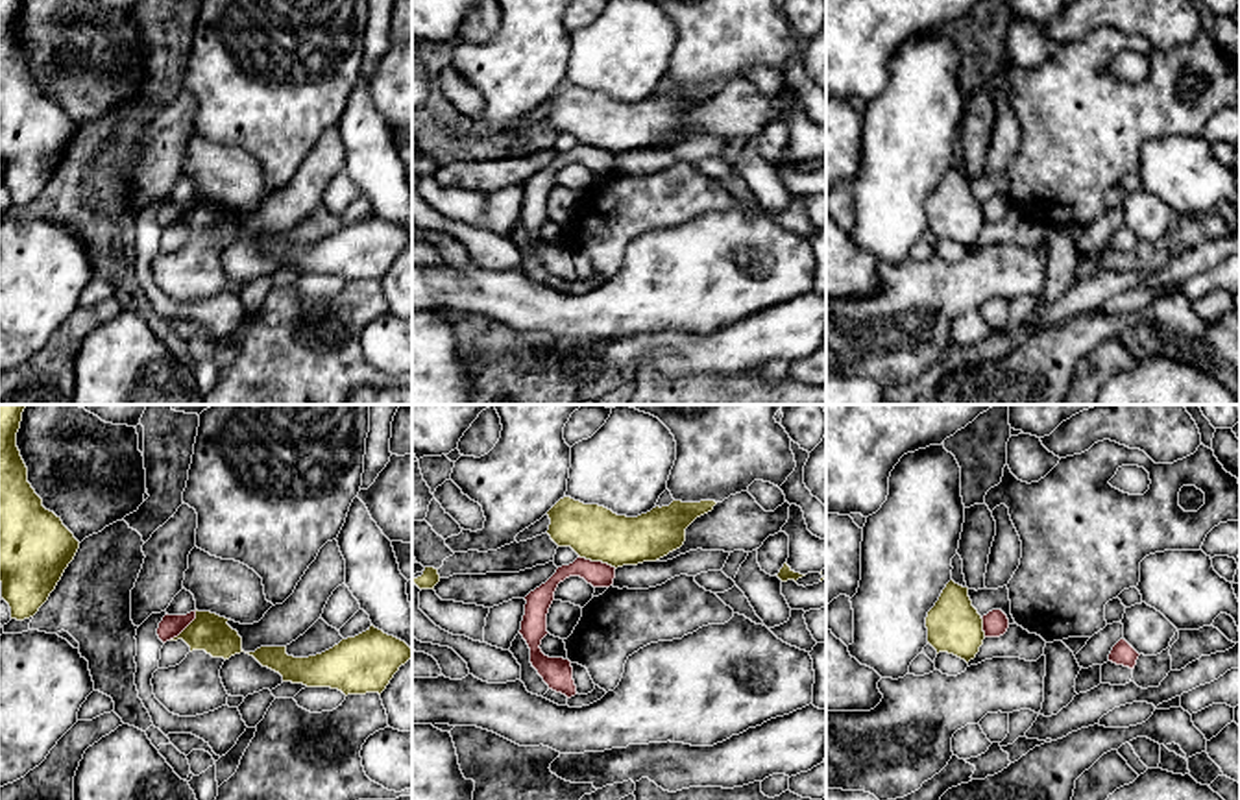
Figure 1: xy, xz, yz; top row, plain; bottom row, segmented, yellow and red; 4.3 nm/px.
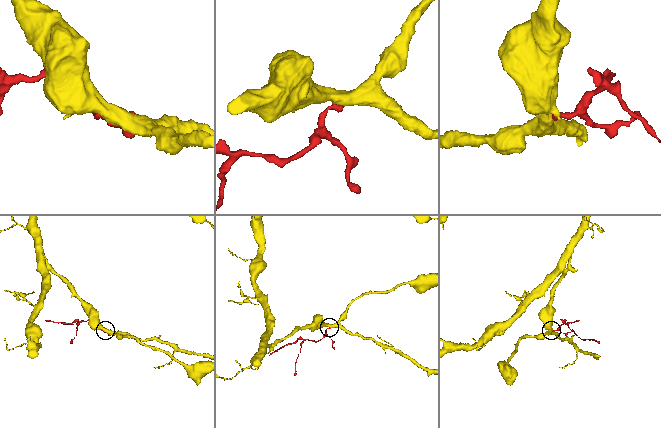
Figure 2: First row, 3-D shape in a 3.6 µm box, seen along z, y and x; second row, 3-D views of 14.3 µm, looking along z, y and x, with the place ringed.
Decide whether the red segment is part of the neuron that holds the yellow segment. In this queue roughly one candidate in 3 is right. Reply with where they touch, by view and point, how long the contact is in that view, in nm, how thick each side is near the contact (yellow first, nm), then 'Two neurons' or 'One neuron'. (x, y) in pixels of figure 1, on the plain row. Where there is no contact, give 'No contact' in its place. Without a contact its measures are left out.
Touches yellow at xz (597, 146). Shared border 180 nm. Thickness 240 nm (yellow) against 110 nm. Two neurons

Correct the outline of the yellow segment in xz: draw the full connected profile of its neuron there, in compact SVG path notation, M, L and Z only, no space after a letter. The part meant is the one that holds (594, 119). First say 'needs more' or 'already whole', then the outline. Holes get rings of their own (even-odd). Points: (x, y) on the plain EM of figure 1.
already whole | M564 83L547 98L551 105L547 120L558 133L571 133L580 144L617 155L656 148L680 135L686 115L715 91L715 87L673 87L669 92L626 103L599 91Z

